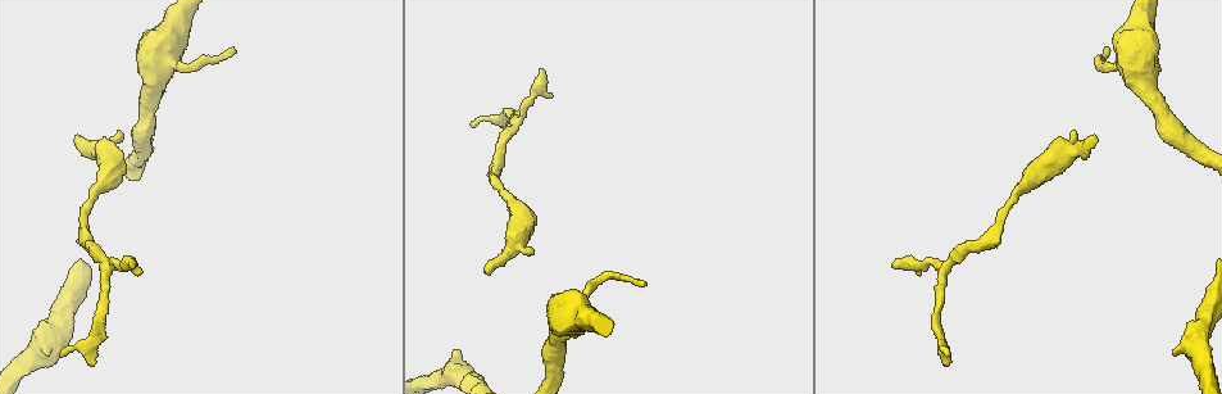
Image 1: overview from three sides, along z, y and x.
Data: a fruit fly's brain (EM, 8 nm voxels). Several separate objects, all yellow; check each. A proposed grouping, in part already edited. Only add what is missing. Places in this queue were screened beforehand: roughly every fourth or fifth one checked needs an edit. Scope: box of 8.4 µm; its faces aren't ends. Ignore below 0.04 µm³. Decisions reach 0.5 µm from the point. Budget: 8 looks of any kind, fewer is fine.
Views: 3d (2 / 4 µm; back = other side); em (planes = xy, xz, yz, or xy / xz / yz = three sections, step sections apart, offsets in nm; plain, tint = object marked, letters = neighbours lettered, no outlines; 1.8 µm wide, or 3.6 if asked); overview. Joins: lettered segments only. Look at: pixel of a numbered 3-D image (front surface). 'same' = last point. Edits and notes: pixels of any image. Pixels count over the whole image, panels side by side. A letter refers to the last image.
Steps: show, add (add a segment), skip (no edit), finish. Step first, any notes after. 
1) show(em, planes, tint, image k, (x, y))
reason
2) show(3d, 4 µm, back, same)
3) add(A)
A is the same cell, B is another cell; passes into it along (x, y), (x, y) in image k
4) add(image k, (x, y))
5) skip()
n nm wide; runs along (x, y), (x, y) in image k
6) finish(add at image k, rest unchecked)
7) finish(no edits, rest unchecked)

show(3d, 4 µm, image 1, (1140, 71))
thick turns thin

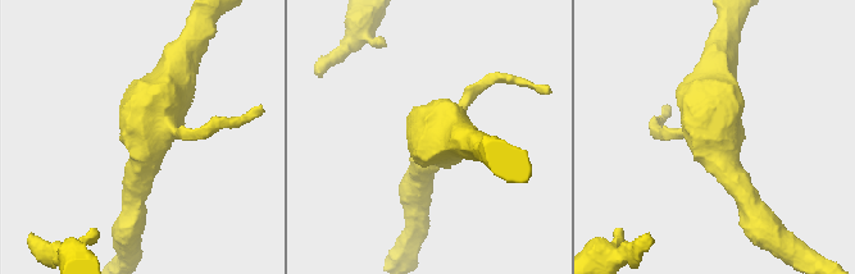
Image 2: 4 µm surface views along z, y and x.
show(em, xz, step 8, tint, image 2, (719, 139))

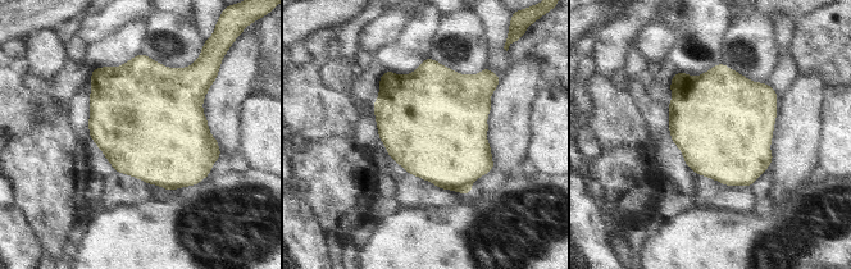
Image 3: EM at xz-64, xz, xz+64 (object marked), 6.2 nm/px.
show(em, planes, letters, same)

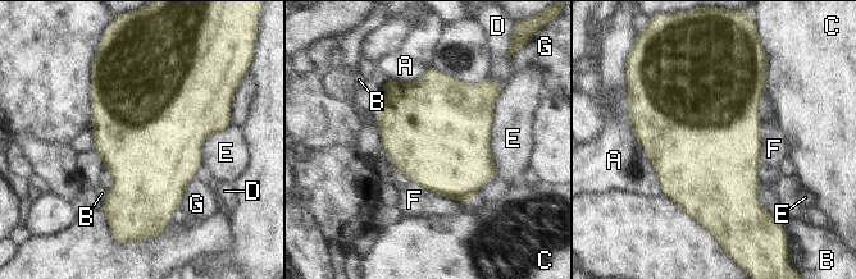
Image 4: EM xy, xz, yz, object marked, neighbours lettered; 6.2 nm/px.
skip()
A, B, C, D, E, F and G are other cells; border along (410, 181), (442, 196), (468, 202) in image 4; no lettered segment goes on from it

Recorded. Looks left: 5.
show(em, planes, letters, image 1, (1095, 141))
branch stops here

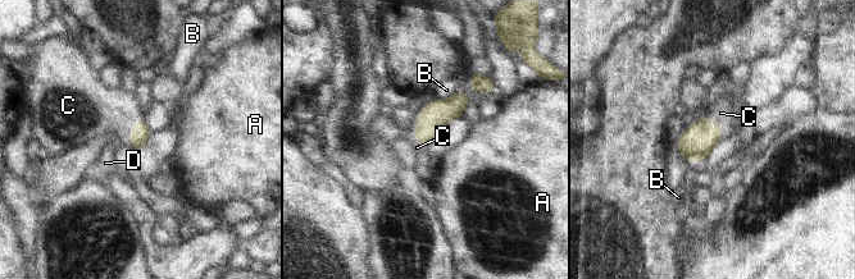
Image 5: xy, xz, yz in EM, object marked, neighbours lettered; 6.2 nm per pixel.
add(C)
C touches over 190 nm; C is the same cell, A, B and D are other cells; passes into it along (140, 133), (132, 128), (98, 109) in image 5; it goes on there

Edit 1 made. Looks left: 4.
show(overview)

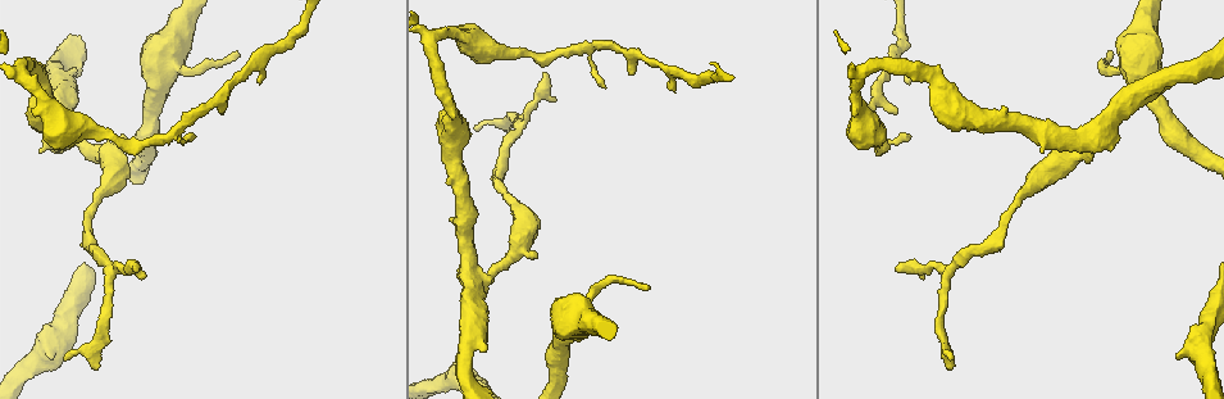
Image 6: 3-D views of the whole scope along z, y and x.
show(3d, 2 µm, image 6, (1113, 53))
branch stops here

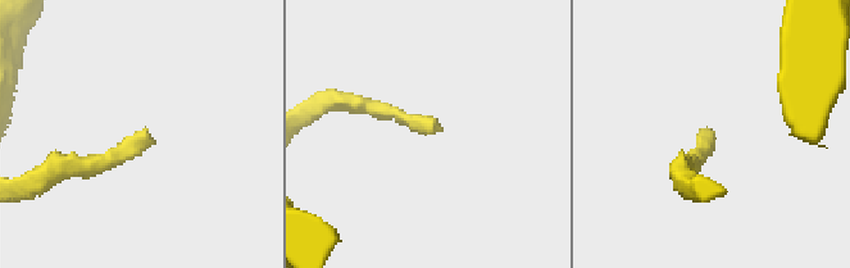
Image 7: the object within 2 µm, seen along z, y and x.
show(em, yz, step 16, letters, image 7, (149, 140))

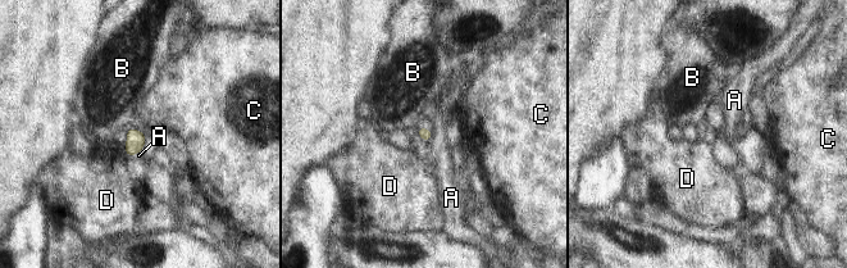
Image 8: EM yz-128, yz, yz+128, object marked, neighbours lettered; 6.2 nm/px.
show(em, xy, step 4, letters, same)
cut it another way

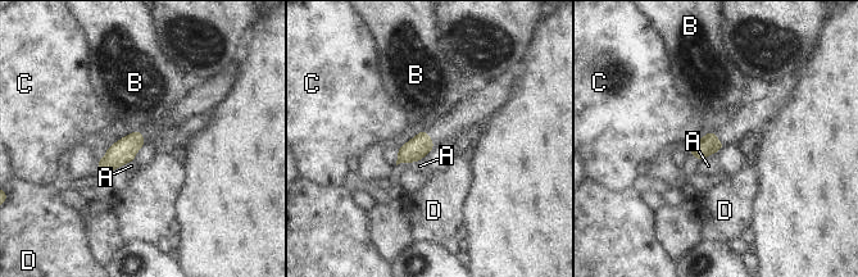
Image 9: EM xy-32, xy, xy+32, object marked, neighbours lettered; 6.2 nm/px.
skip()
120 nm wide; A touches over 140 nm; A, B, C and D are other cells; no lettered segment goes on from it

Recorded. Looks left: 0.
finish(add at image 5, rest unchecked)

